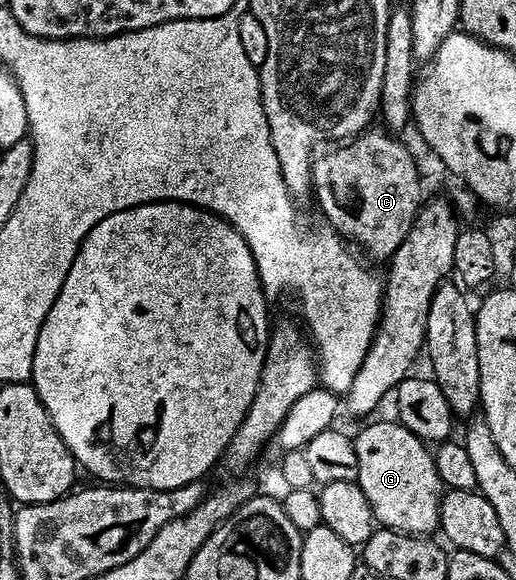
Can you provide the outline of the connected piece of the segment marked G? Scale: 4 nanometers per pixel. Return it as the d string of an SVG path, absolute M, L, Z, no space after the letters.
M394 419L391 420L379 420L376 424L367 424L359 433L354 433L359 467L358 486L365 494L365 498L369 498L369 506L373 510L376 521L382 527L412 534L431 534L431 531L434 533L441 519L445 485L437 474L432 449L418 436L414 436L403 424Z

